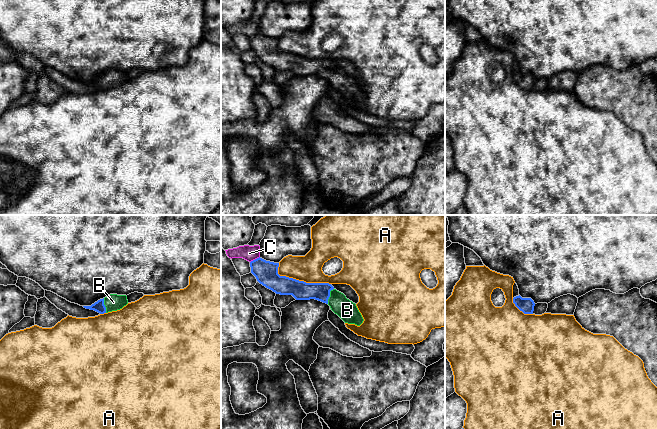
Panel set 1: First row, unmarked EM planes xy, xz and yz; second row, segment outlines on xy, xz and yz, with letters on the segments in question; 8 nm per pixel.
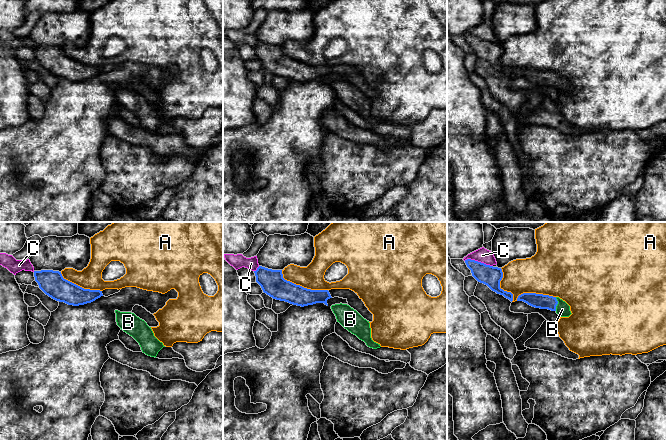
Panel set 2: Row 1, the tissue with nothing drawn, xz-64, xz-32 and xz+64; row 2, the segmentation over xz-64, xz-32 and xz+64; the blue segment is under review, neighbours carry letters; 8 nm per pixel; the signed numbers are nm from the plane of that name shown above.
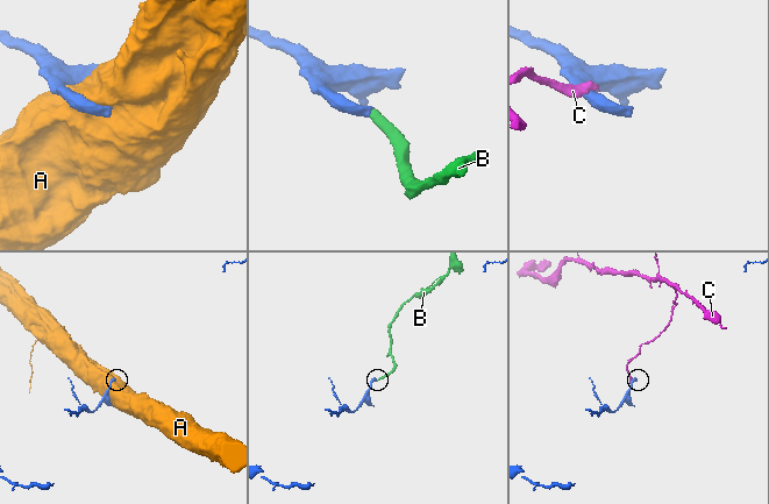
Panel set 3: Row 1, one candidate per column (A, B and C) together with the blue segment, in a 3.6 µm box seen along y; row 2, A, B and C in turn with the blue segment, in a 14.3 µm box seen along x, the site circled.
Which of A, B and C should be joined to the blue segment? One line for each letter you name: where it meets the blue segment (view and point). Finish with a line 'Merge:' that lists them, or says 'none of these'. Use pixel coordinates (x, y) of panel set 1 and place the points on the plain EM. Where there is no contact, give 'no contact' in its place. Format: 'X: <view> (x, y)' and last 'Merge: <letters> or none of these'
B: xz (329, 72)
Merge: B

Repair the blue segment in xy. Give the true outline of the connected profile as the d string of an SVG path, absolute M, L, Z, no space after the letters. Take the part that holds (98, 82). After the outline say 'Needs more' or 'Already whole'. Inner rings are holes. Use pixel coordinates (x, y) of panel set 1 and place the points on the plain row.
M110 70L109 72L98 76L91 82L83 82L86 85L94 86L100 90L117 87L128 80L126 71Z. Needs more

